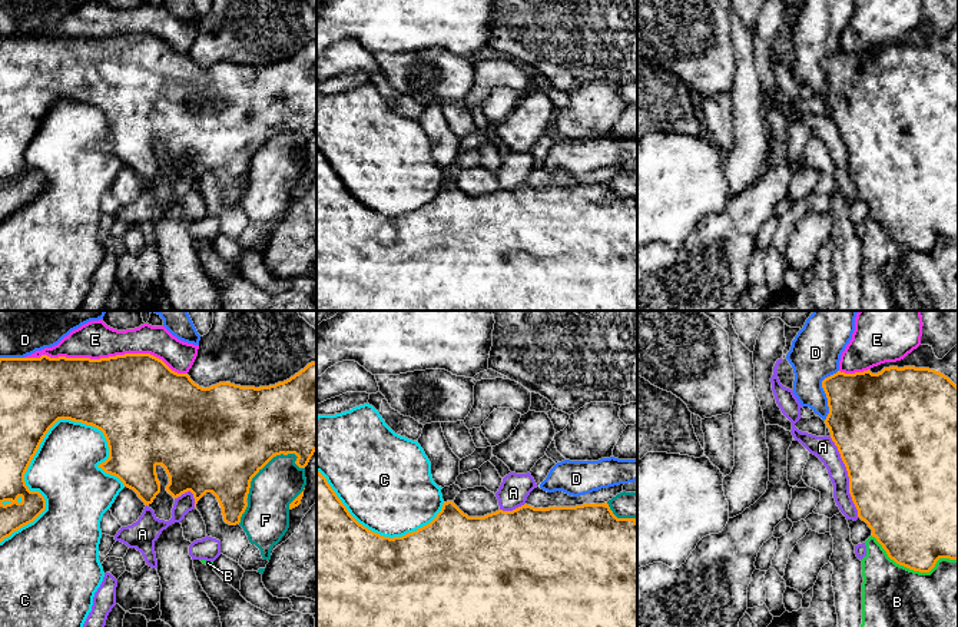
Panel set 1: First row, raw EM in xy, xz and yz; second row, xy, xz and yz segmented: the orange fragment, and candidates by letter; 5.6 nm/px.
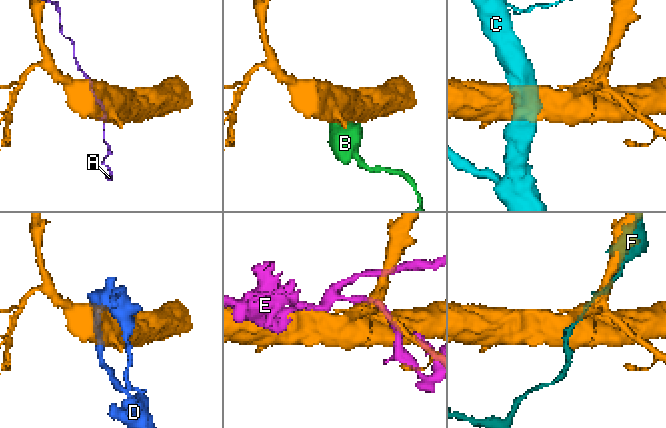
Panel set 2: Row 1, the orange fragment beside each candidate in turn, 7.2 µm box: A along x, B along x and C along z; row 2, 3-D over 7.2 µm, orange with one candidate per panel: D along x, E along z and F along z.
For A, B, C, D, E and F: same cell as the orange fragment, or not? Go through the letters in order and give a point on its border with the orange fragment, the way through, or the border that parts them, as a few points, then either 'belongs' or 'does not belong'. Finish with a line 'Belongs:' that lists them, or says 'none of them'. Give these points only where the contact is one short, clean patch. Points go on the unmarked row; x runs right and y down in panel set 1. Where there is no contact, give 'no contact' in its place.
A: meets orange in yz at (848, 155); belongs
B: meets orange in yz at (912, 248); does not belong
C: meets orange in xy at (26, 149); does not belong
D: meets orange in yz at (825, 72); does not belong
E: meets orange in xy at (106, 37); does not belong
F: meets orange in xy at (265, 143); does not belong
Belongs: A

